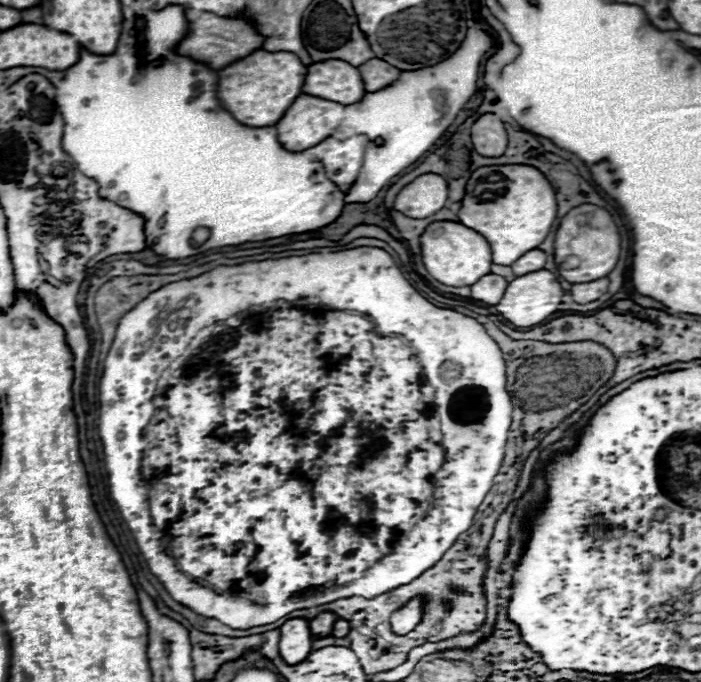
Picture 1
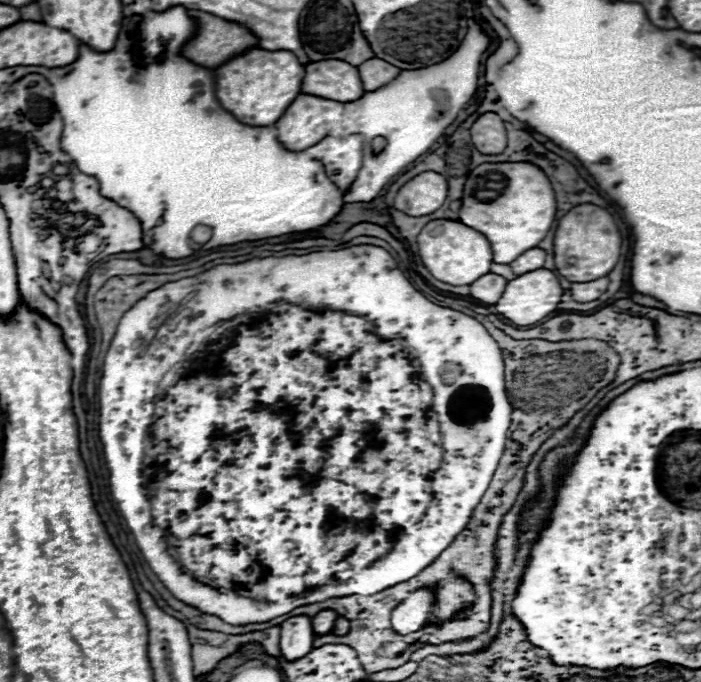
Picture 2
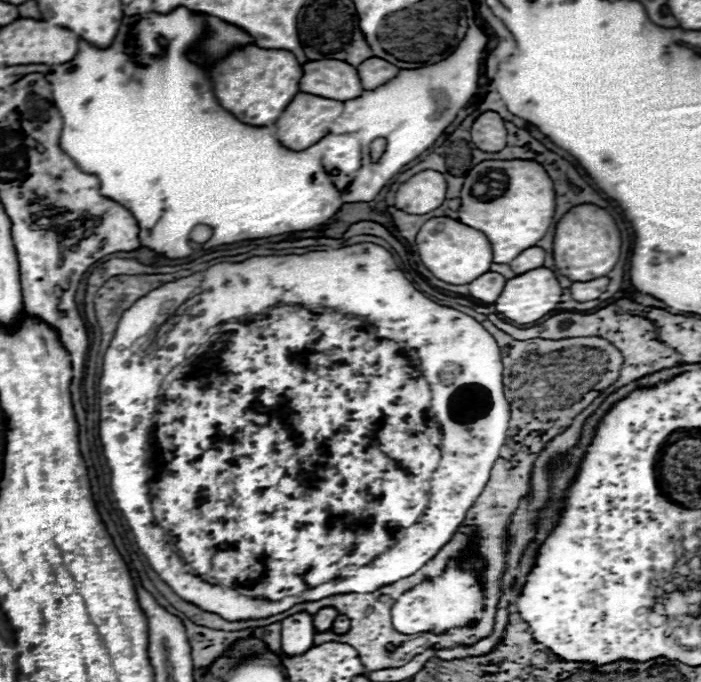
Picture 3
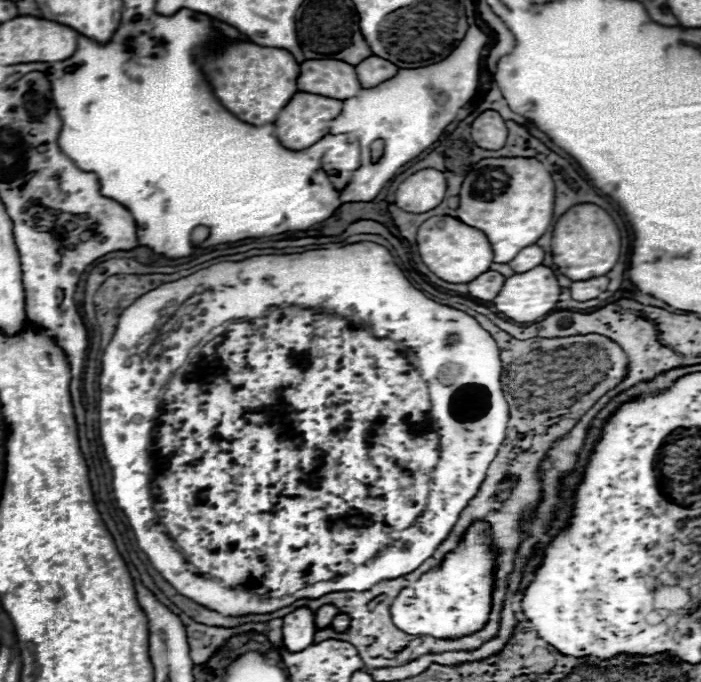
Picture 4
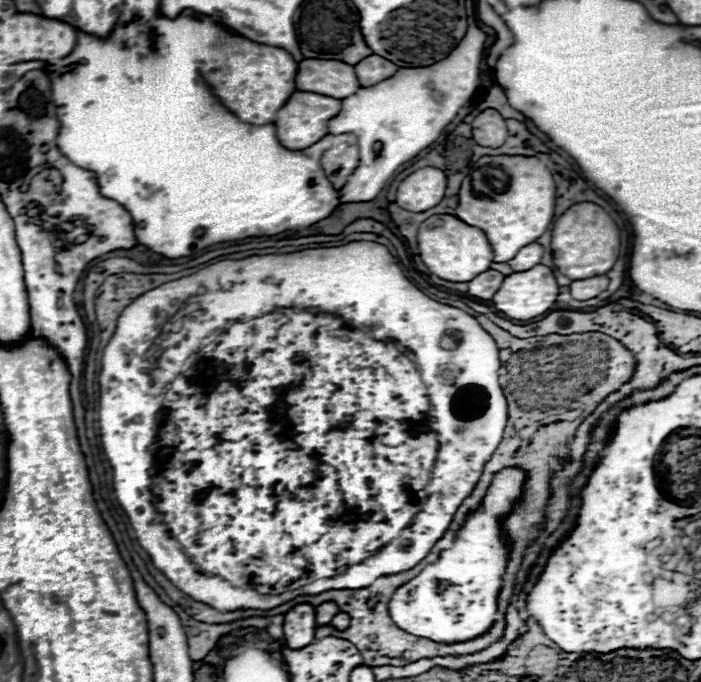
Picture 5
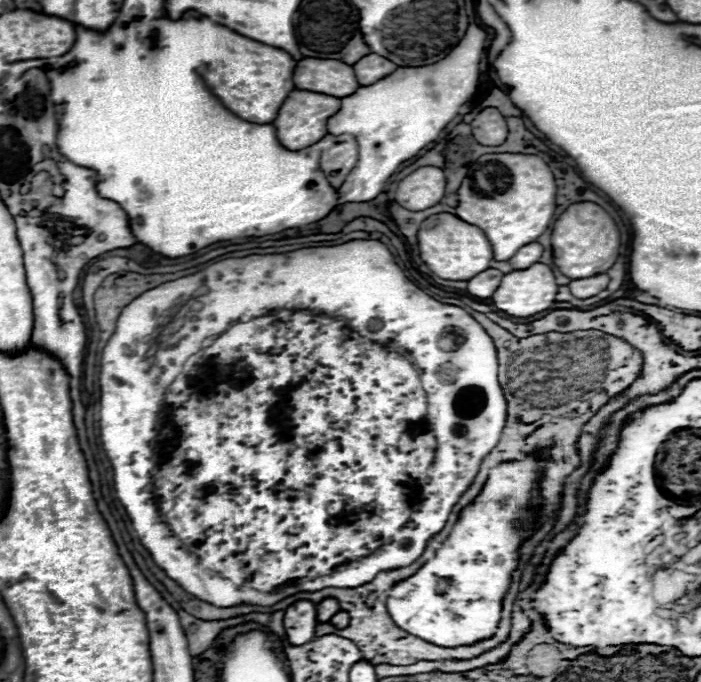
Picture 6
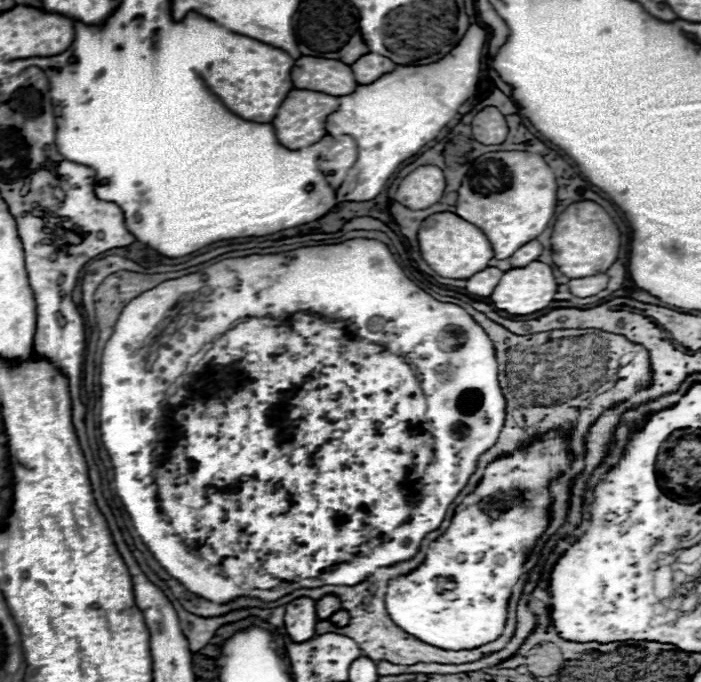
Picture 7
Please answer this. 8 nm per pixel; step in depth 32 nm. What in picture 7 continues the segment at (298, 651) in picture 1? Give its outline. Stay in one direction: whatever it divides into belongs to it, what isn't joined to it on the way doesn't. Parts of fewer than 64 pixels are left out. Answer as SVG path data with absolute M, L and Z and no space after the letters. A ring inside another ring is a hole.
M300 596L286 604L284 626L286 626L288 636L294 642L304 642L314 636L314 626L318 622L314 604L316 604L316 600L308 598L308 596Z

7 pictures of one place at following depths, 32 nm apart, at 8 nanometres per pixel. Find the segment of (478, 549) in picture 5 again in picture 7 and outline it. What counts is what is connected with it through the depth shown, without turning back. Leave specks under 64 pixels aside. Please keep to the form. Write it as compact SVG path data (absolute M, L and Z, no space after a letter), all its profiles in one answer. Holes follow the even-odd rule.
M548 432L536 438L528 448L518 448L512 456L500 456L484 470L472 498L462 498L458 510L440 542L428 550L424 562L408 574L396 576L386 588L386 612L392 622L414 638L444 650L472 650L480 644L496 640L508 618L508 602L514 586L524 574L524 564L530 560L538 538L550 524L550 508L554 506L550 482L554 470L564 470L572 464L572 450L562 432Z

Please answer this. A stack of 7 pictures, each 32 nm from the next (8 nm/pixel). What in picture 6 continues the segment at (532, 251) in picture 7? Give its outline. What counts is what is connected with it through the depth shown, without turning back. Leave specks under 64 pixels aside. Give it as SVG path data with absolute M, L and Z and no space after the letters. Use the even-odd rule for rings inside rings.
M532 242L532 244L526 244L524 248L520 248L520 252L516 252L516 256L512 256L512 260L508 260L508 262L514 270L524 270L524 268L532 266L534 262L538 262L540 256L542 256L542 244Z

